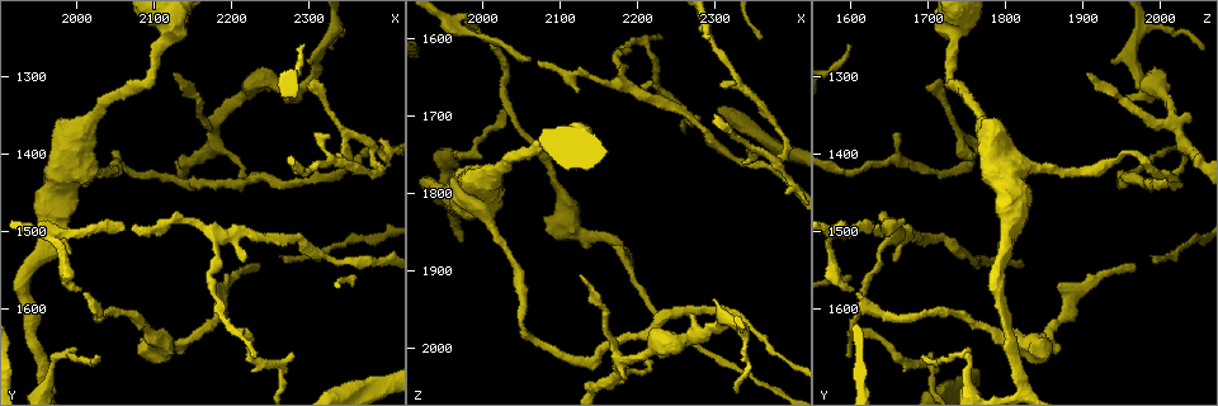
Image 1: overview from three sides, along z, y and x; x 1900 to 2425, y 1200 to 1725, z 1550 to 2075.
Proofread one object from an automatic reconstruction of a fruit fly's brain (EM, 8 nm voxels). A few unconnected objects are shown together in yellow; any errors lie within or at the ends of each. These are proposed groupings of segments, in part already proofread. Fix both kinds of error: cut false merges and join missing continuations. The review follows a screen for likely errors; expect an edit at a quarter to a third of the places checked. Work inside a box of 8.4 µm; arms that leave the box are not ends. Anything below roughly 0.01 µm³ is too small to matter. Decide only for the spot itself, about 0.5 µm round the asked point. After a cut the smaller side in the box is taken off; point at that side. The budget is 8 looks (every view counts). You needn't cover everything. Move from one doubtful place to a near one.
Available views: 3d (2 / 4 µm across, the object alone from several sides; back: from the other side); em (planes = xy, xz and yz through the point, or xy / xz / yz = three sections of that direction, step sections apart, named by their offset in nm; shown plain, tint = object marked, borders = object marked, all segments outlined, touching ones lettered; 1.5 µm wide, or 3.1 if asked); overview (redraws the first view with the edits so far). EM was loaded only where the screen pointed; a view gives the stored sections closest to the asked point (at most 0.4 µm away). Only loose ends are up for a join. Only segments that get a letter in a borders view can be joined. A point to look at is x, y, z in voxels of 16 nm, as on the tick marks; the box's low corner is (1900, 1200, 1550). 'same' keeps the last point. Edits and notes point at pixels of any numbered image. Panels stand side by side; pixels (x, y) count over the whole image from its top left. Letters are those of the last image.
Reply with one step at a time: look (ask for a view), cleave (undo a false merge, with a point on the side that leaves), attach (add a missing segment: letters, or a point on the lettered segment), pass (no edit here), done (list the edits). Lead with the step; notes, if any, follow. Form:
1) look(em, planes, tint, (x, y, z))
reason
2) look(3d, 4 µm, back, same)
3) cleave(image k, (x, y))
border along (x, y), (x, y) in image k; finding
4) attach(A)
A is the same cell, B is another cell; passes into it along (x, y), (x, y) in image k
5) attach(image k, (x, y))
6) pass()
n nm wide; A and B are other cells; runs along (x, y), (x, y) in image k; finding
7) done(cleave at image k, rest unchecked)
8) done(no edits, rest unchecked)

look(3d, 2 µm, (2295, 1280, 1940))
branch stops here

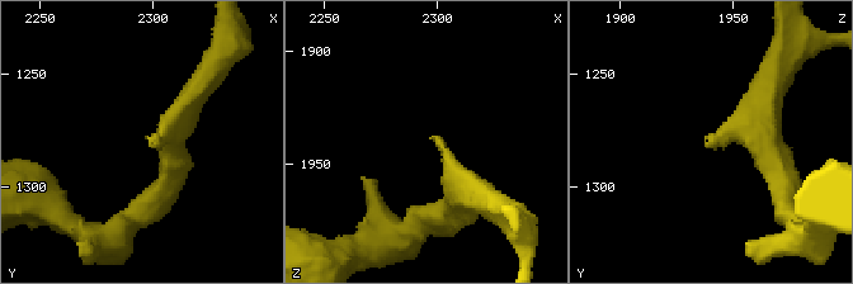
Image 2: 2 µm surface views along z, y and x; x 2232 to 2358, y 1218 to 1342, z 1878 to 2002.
look(em, yz, step 8, tint, (2298, 1280, 1938))
arms of 220, 220 nm; now the EM

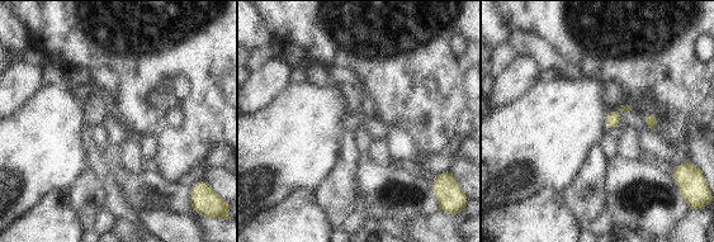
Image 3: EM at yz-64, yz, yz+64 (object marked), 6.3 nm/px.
look(em, planes, borders, same)

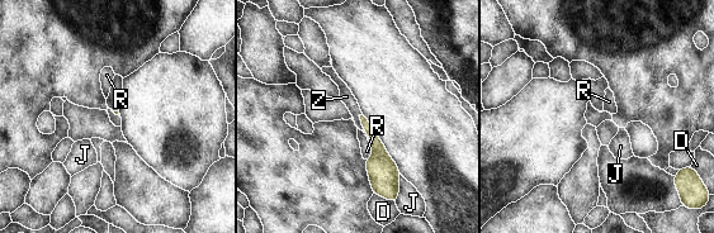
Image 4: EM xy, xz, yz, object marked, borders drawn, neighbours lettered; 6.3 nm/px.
attach(Z)
Z is the same cell, D, J and R are other cells; passes into it along (381, 166), (364, 131), (346, 96) in image 4; the neuron continues

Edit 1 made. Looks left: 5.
look(3d, 2 µm, (2170, 1575, 1870))
branch stops here

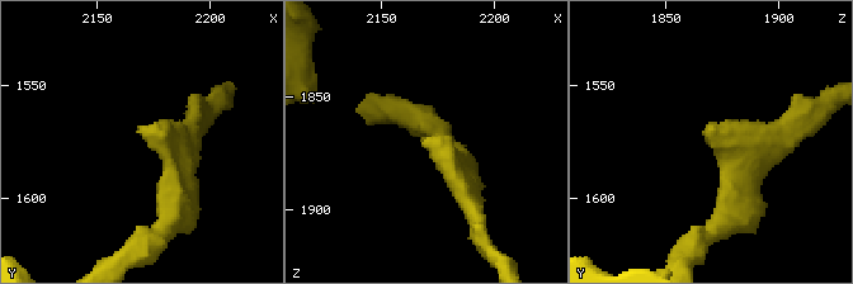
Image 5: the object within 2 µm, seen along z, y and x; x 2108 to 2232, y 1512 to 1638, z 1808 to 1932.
look(em, xz, step 4, borders, (2169, 1570, 1870))
arms of 170, 200 nm

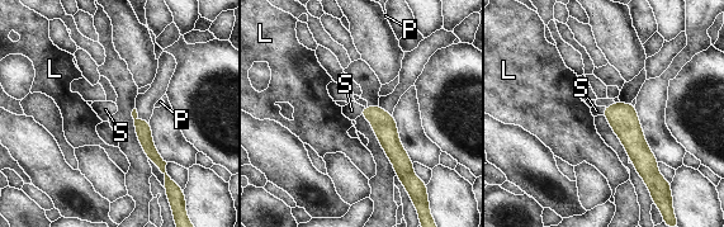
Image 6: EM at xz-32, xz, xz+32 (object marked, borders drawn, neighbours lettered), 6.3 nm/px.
look(em, planes, borders, same)
cut it another way

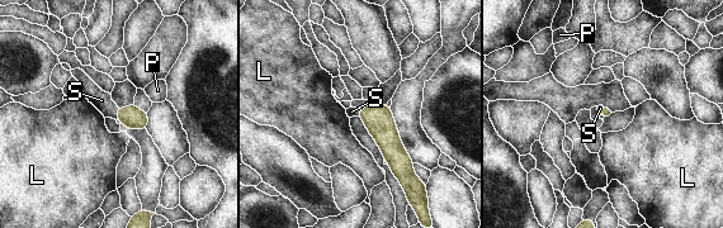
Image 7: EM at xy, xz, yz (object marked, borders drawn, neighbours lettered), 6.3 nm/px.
attach(S)
S touches over 80 nm; S is the same cell, L and P are other cells; it goes on there

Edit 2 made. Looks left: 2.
done(attach at image 4, attach at image 7, rest unchecked)

